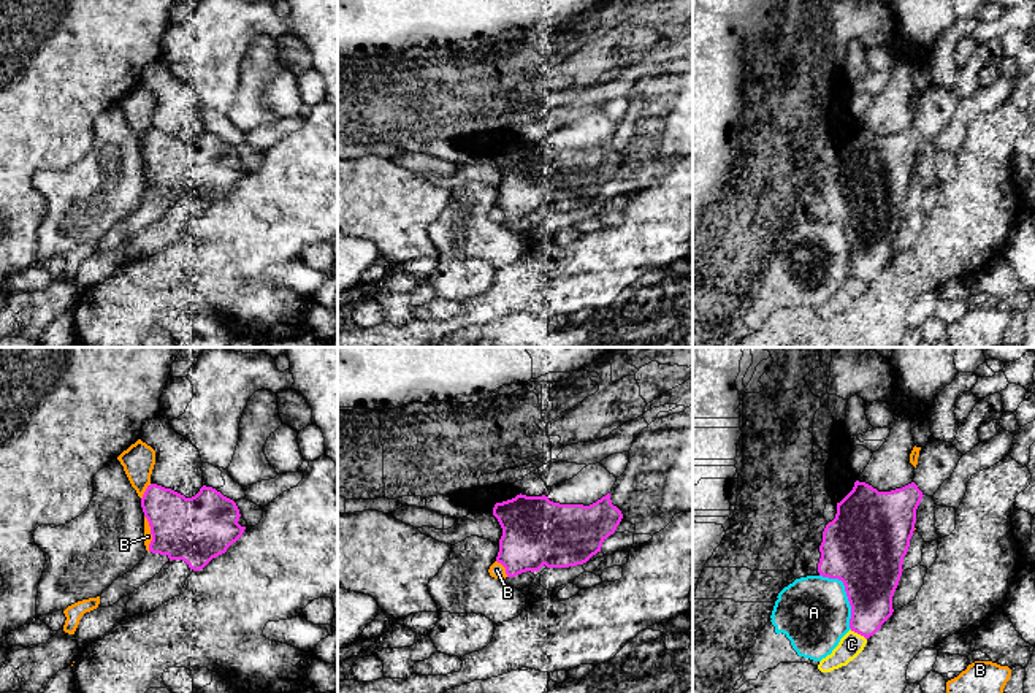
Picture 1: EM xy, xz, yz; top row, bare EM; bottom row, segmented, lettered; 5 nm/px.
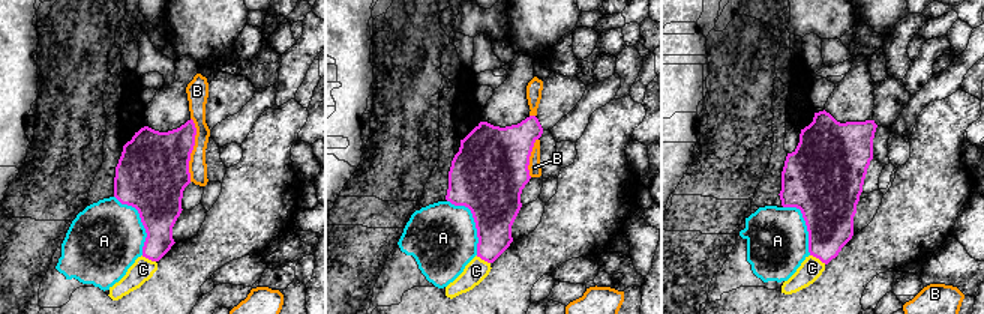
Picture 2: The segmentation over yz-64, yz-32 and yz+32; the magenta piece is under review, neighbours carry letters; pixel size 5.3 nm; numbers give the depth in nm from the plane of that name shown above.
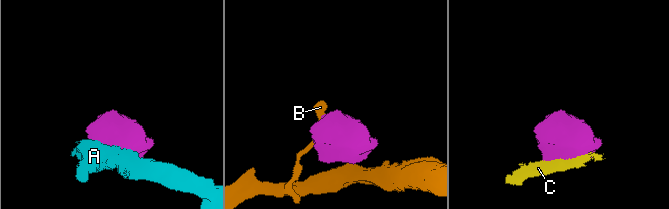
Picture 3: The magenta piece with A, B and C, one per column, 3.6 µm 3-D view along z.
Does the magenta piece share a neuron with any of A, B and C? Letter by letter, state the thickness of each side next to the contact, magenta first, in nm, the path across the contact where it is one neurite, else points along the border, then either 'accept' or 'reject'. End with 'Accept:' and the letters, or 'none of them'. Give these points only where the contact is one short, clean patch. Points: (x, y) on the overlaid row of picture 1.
A: calibres 400 and 360 nm; reject
B: calibres 340 and 50 nm; border xy (145, 516), (151, 535), (149, 551); reject
C: calibres 240 and 120 nm; reject
Accept: none of them

